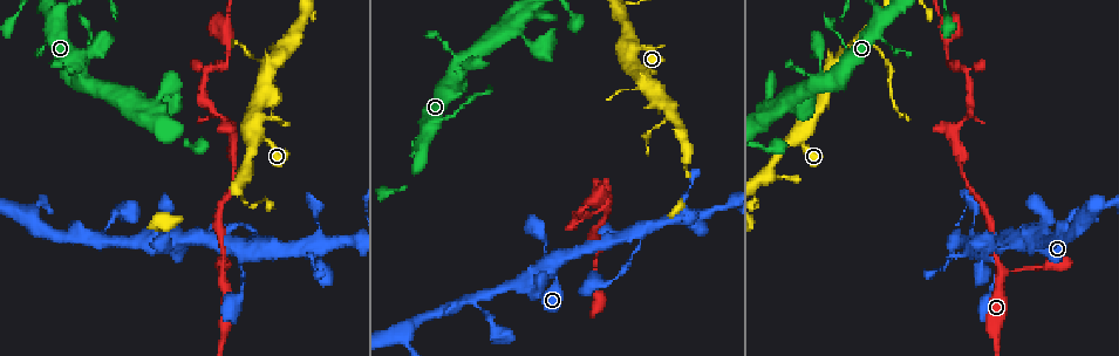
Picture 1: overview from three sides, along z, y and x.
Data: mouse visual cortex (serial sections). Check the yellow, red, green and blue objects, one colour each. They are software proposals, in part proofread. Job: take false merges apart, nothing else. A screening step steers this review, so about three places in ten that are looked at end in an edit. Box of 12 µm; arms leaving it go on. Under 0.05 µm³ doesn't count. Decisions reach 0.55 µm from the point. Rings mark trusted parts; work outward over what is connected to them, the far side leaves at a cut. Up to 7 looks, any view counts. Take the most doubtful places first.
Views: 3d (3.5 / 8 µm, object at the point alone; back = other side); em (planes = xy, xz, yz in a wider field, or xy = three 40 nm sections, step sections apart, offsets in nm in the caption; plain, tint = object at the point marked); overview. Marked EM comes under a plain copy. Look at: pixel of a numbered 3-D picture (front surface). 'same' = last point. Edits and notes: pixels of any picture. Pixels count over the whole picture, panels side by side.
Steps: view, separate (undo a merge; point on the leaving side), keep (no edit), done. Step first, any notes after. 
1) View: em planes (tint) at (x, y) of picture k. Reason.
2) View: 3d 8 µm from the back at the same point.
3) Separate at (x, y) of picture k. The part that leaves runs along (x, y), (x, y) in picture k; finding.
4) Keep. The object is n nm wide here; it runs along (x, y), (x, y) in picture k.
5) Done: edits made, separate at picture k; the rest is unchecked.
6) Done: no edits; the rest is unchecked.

View: 3d 3.5 µm at (221, 273) of picture 1. Arms part here.

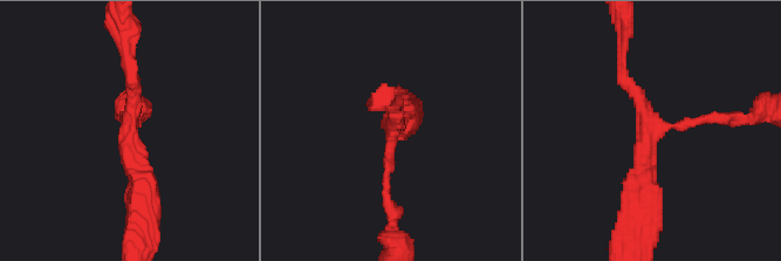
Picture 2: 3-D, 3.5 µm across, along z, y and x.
View: em xy step 3 (tint) at (128, 131) of picture 2. 3 arms meet here; the arms are 150, 200, 400 nm wide; now the EM.

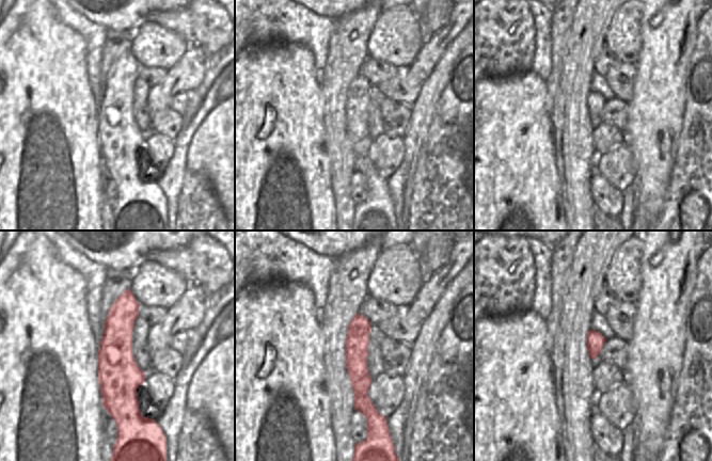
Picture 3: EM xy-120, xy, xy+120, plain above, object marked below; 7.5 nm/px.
Keep. It runs along (639, 205), (646, 109), (622, 59) in picture 2; all the same cell.

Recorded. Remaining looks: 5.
View: 3d 3.5 µm from the back at (797, 134) of picture 1. Sharp bend.

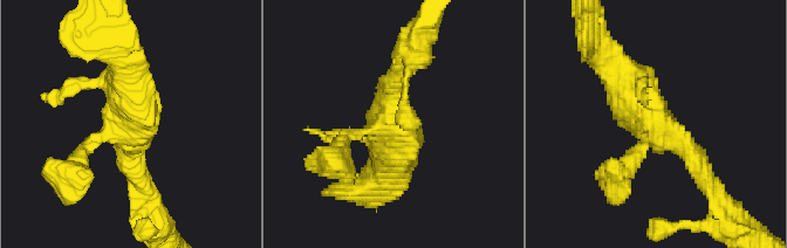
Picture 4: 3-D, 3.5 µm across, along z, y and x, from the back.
View: em xy step 3 (tint) at (382, 124) of picture 4. Need the tissue.

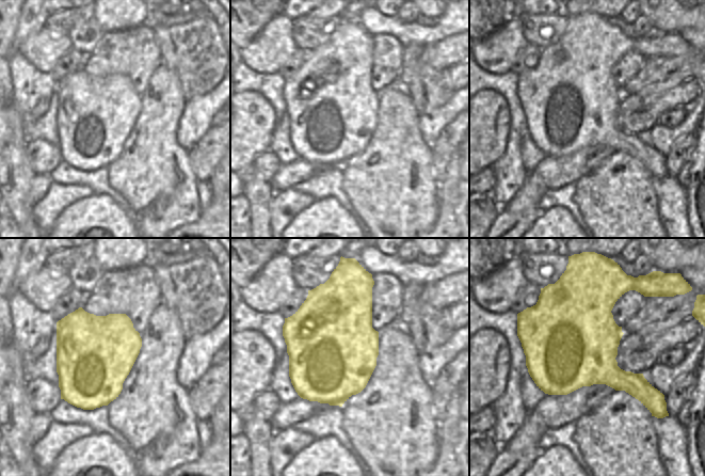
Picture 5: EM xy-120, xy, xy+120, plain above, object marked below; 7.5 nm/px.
View: em planes (tint) at the same point.

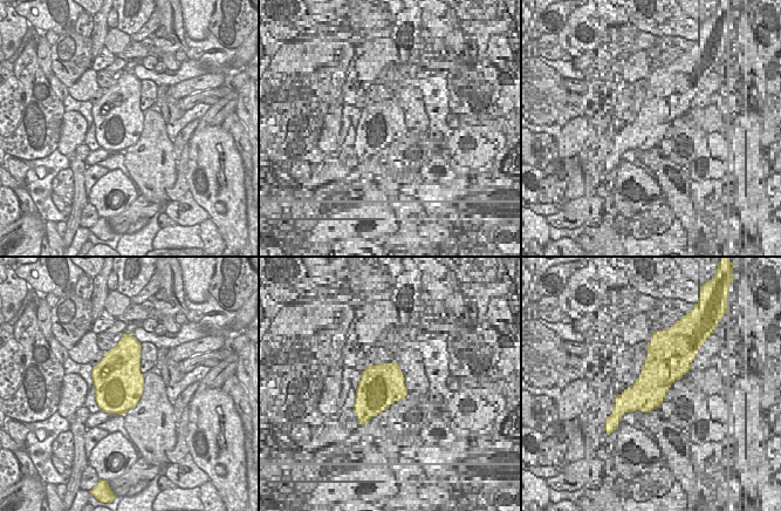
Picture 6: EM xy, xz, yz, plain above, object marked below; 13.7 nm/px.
Keep. It runs along (75, 174), (129, 107), (122, 60) in picture 4; one cell here.

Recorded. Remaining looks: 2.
View: 3d 3.5 µm from the back at (667, 109) of picture 1. Three arms meet.

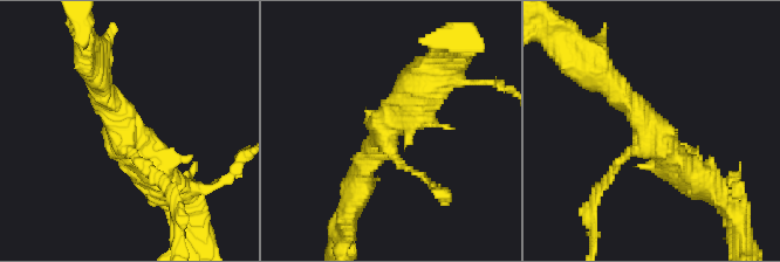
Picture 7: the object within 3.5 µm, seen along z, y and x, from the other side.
View: em planes (tint) at (123, 144) of picture 7. Shape alone is not enough.

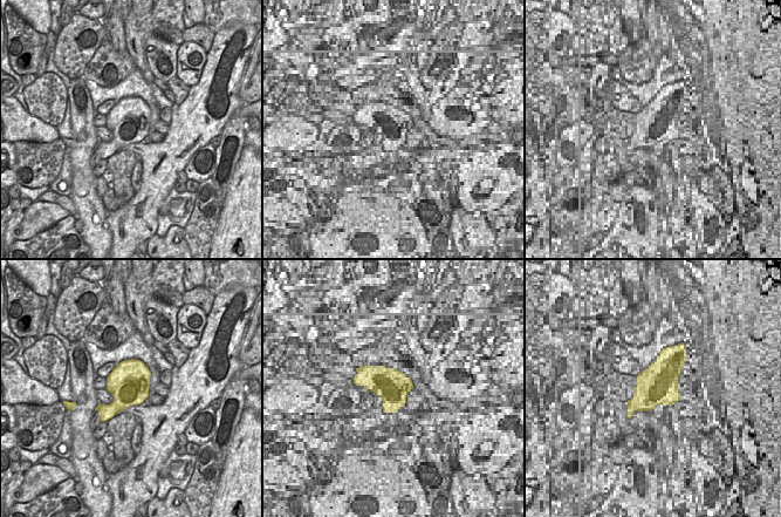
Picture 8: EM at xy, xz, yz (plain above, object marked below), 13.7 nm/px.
Separate at (604, 181) of picture 7. The object is 550 nm wide here; the part that leaves runs along (622, 159), (586, 216), (592, 242) in picture 7; two cells meet here.

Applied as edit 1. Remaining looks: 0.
Done: edits made, separate at picture 7; the rest is unchecked.

